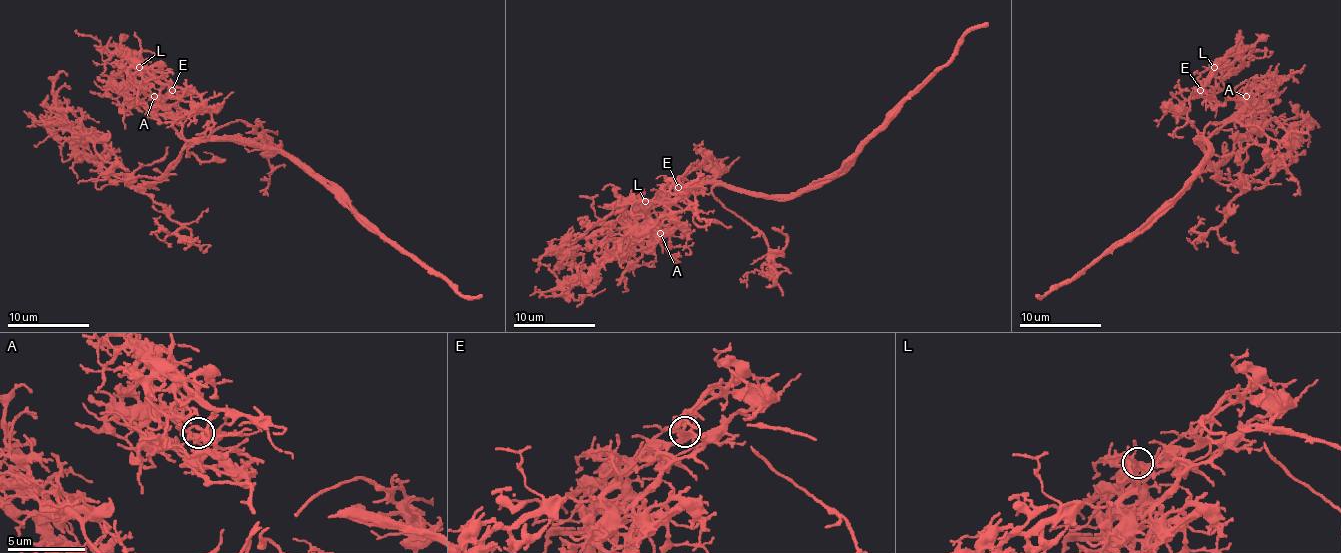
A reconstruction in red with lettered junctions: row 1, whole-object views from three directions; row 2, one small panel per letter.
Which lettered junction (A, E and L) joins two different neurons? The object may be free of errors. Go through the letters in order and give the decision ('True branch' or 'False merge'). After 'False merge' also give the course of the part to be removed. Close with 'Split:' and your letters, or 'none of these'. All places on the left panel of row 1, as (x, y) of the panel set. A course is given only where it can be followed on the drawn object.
A: True branch
E: True branch
L: True branch
Split: none of these

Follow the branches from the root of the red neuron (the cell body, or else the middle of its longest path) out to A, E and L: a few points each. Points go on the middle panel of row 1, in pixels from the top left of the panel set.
A: (756, 194), (719, 184), (695, 184), (666, 208), (658, 220), (660, 233)
E: (756, 194), (732, 190), (719, 184), (683, 184), (679, 178), (695, 163), (697, 166), (677, 184), (679, 188)
L: (756, 194), (719, 184), (683, 184), (679, 178), (695, 163), (672, 192), (660, 192), (644, 200)

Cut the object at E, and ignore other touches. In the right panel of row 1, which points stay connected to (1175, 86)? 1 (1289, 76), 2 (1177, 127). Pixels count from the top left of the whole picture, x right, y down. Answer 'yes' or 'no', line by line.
1: yes
2: no

